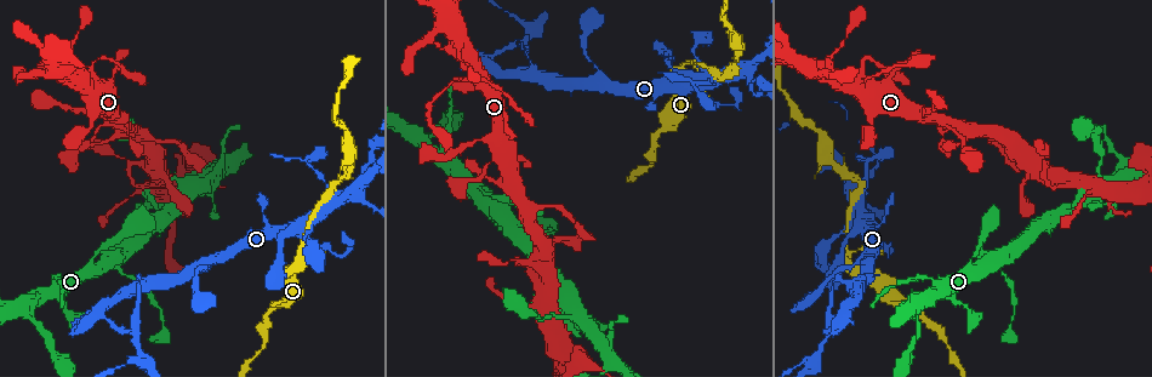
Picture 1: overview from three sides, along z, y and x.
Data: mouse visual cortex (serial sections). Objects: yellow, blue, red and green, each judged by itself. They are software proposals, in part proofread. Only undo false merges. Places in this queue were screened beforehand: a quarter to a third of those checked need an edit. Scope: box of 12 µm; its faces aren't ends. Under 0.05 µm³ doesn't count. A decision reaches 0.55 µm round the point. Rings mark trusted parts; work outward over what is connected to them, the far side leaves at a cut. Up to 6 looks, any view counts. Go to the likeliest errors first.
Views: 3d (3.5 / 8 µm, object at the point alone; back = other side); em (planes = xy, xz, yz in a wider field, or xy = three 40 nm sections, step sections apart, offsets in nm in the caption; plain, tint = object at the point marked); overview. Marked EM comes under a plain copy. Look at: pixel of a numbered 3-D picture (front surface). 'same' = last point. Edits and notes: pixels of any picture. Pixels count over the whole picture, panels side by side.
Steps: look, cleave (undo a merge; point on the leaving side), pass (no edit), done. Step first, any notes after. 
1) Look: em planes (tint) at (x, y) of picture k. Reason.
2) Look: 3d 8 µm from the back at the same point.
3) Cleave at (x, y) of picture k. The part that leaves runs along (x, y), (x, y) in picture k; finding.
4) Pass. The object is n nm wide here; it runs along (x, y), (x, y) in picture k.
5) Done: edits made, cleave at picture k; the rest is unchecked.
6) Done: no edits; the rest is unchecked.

Look: 3d 3.5 µm from the back at (846, 261) of picture 1. Sharp bend.

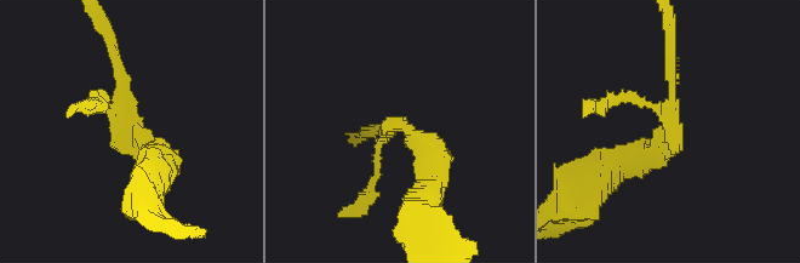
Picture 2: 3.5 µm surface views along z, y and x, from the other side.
Look: em xy step 3 (tint) at (398, 124) of picture 2. Now the EM.

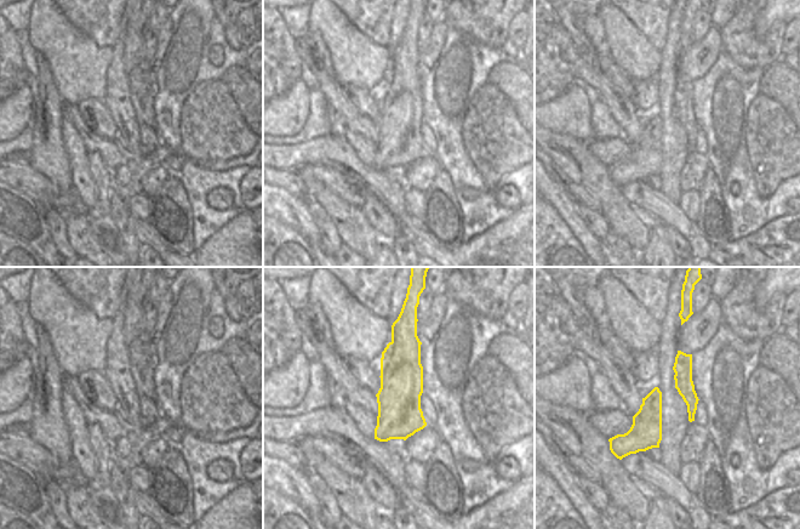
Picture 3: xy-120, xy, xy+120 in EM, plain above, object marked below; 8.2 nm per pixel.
Pass. The object is 360 nm wide here; it runs along (616, 165), (675, 135), (672, 53) in picture 2; all the same cell.

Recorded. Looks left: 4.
Look: em xy step 5 (tint) at (723, 76) of picture 1. Abrupt turn.

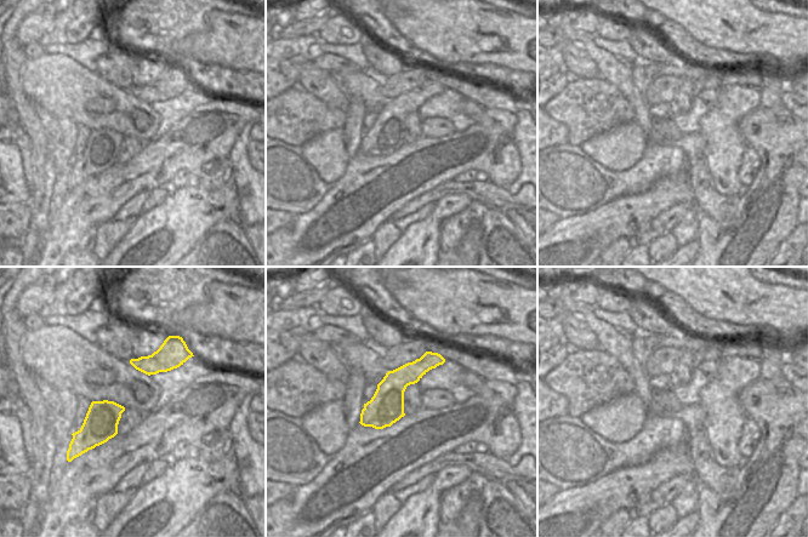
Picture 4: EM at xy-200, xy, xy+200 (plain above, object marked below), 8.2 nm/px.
Look: 3d 3.5 µm at the same point.

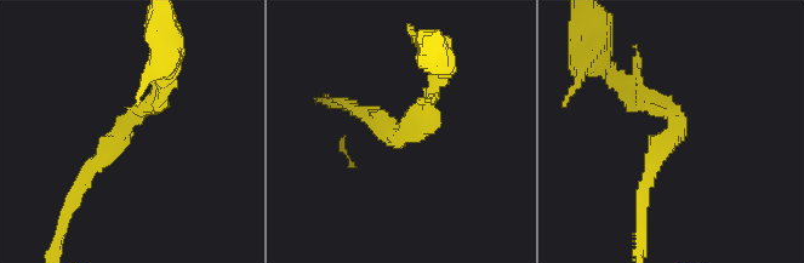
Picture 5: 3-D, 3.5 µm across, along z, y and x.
Pass. The object is 280 nm wide here; it runs along (437, 356), (411, 372), (363, 421) in picture 4; all the same cell.

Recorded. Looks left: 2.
Done: no edits; the rest is unchecked.

